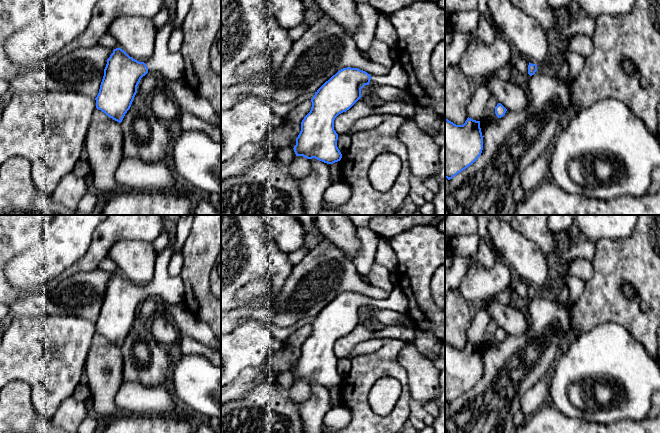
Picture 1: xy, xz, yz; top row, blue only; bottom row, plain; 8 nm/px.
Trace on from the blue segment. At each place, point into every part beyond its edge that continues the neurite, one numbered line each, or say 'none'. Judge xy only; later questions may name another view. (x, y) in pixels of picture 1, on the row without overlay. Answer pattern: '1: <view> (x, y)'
1: xy (163, 286)

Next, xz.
1: xz (397, 301)

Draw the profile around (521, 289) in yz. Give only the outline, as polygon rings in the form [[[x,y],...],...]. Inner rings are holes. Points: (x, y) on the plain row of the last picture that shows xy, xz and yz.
[[[521,281],[515,286],[514,291],[516,292],[518,297],[528,298],[528,289],[529,285],[526,282]]]

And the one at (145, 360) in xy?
[[[140,312],[122,346],[123,382],[138,381],[145,386],[162,386],[171,366],[167,348],[159,344]]]

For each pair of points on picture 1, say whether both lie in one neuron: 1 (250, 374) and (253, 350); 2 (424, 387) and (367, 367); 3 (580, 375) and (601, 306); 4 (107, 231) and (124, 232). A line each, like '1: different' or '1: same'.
1: different
2: different
3: different
4: same

